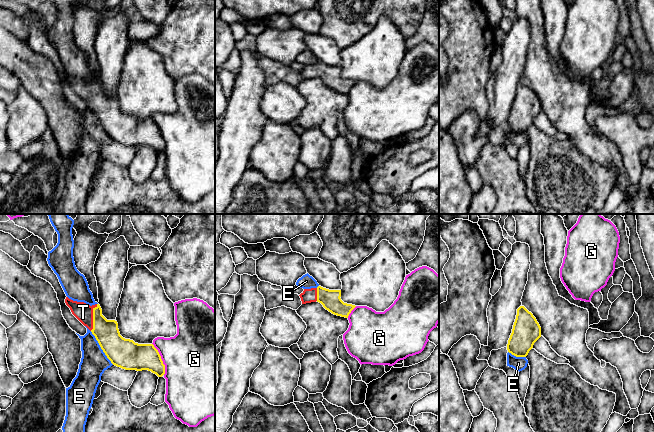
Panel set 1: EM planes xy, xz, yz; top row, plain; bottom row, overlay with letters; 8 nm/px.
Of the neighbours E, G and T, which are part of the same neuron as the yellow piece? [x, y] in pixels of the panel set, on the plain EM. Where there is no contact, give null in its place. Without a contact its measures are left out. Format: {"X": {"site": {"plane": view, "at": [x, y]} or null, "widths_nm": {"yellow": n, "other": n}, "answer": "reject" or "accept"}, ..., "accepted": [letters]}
{"E": {"site": {"plane": "xy", "at": [101, 124]}, "widths_nm": {"yellow": 240, "other": 220}, "answer": "reject"}, "G": {"site": {"plane": "xy", "at": [161, 135]}, "widths_nm": {"yellow": 220, "other": 460}, "answer": "reject"}, "T": {"site": {"plane": "xy", "at": [93, 93]}, "widths_nm": {"yellow": 200, "other": 150}, "answer": "accept"}, "accepted": ["T"]}

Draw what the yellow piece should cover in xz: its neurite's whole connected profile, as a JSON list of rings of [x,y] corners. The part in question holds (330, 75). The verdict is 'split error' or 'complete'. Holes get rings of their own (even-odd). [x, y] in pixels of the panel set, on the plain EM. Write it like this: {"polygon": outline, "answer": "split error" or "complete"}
{"polygon": [[[321,62],[304,65],[299,72],[302,80],[317,77],[332,90],[345,94],[348,94],[351,87],[356,83],[355,81],[344,79],[341,76],[341,66],[329,66]]], "answer": "split error"}

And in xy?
{"polygon": [[[68,73],[65,79],[72,90],[92,108],[113,141],[125,146],[148,146],[158,153],[165,150],[165,141],[154,121],[138,120],[133,116],[123,114],[117,97],[107,96],[102,91],[99,80],[90,82]]], "answer": "split error"}

